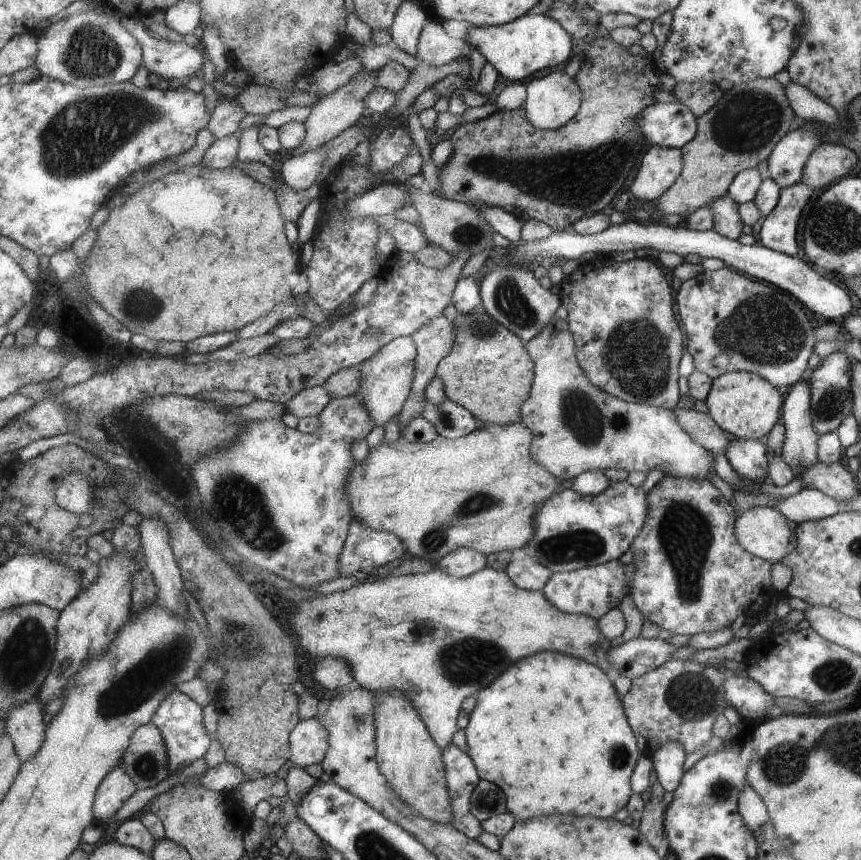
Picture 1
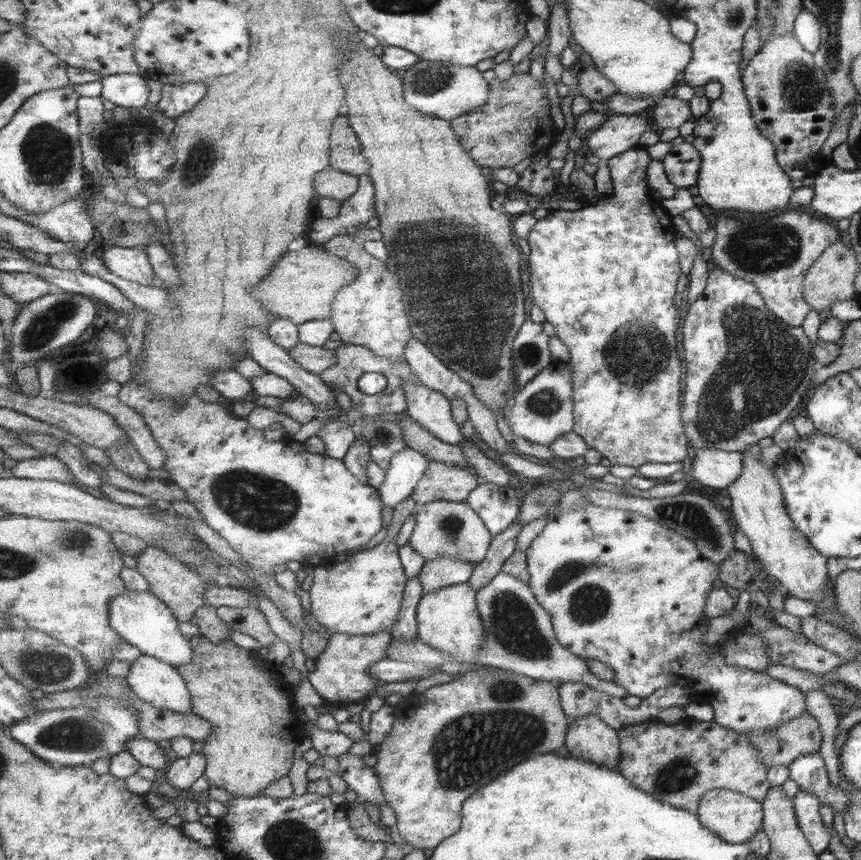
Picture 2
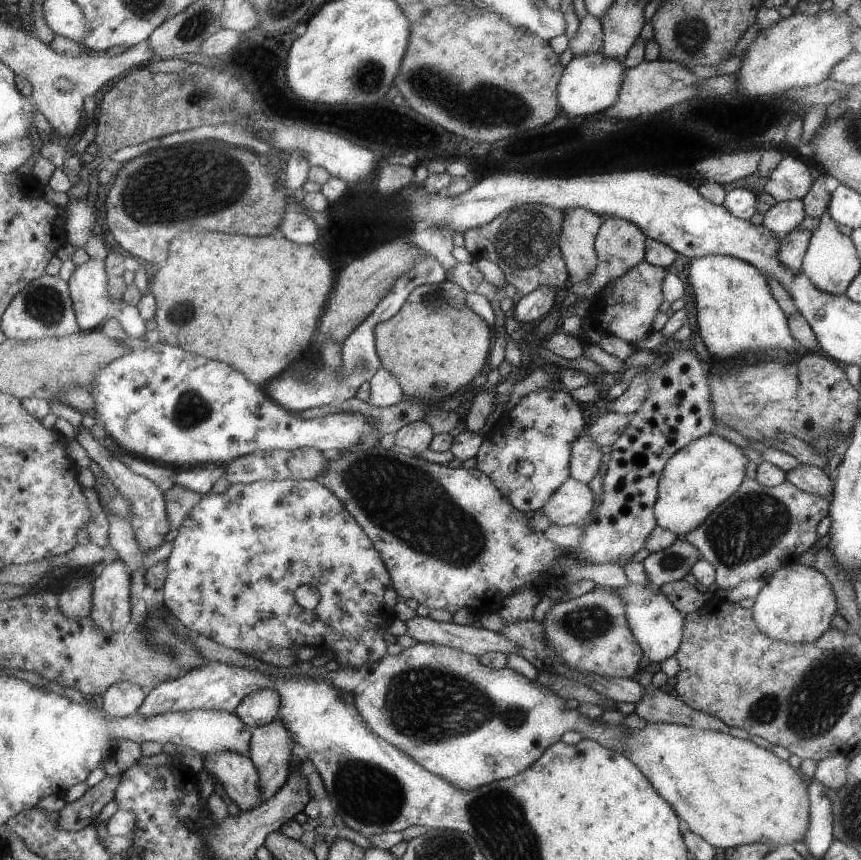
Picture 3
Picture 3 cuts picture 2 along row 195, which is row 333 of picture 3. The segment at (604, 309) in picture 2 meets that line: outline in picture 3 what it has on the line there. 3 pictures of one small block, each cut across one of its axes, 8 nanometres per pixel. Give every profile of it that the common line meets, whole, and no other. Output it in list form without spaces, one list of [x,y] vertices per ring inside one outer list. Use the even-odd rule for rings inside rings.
[[[641,262],[639,266],[635,266],[633,270],[629,270],[627,274],[623,274],[621,278],[613,280],[611,286],[613,286],[613,294],[603,302],[603,312],[599,316],[595,316],[595,312],[591,314],[597,322],[597,328],[599,332],[607,332],[607,334],[613,334],[625,342],[629,342],[631,346],[649,336],[651,332],[651,320],[655,318],[657,314],[657,308],[661,304],[661,280],[665,276],[665,268],[659,268],[659,266],[653,266],[649,262]]]

